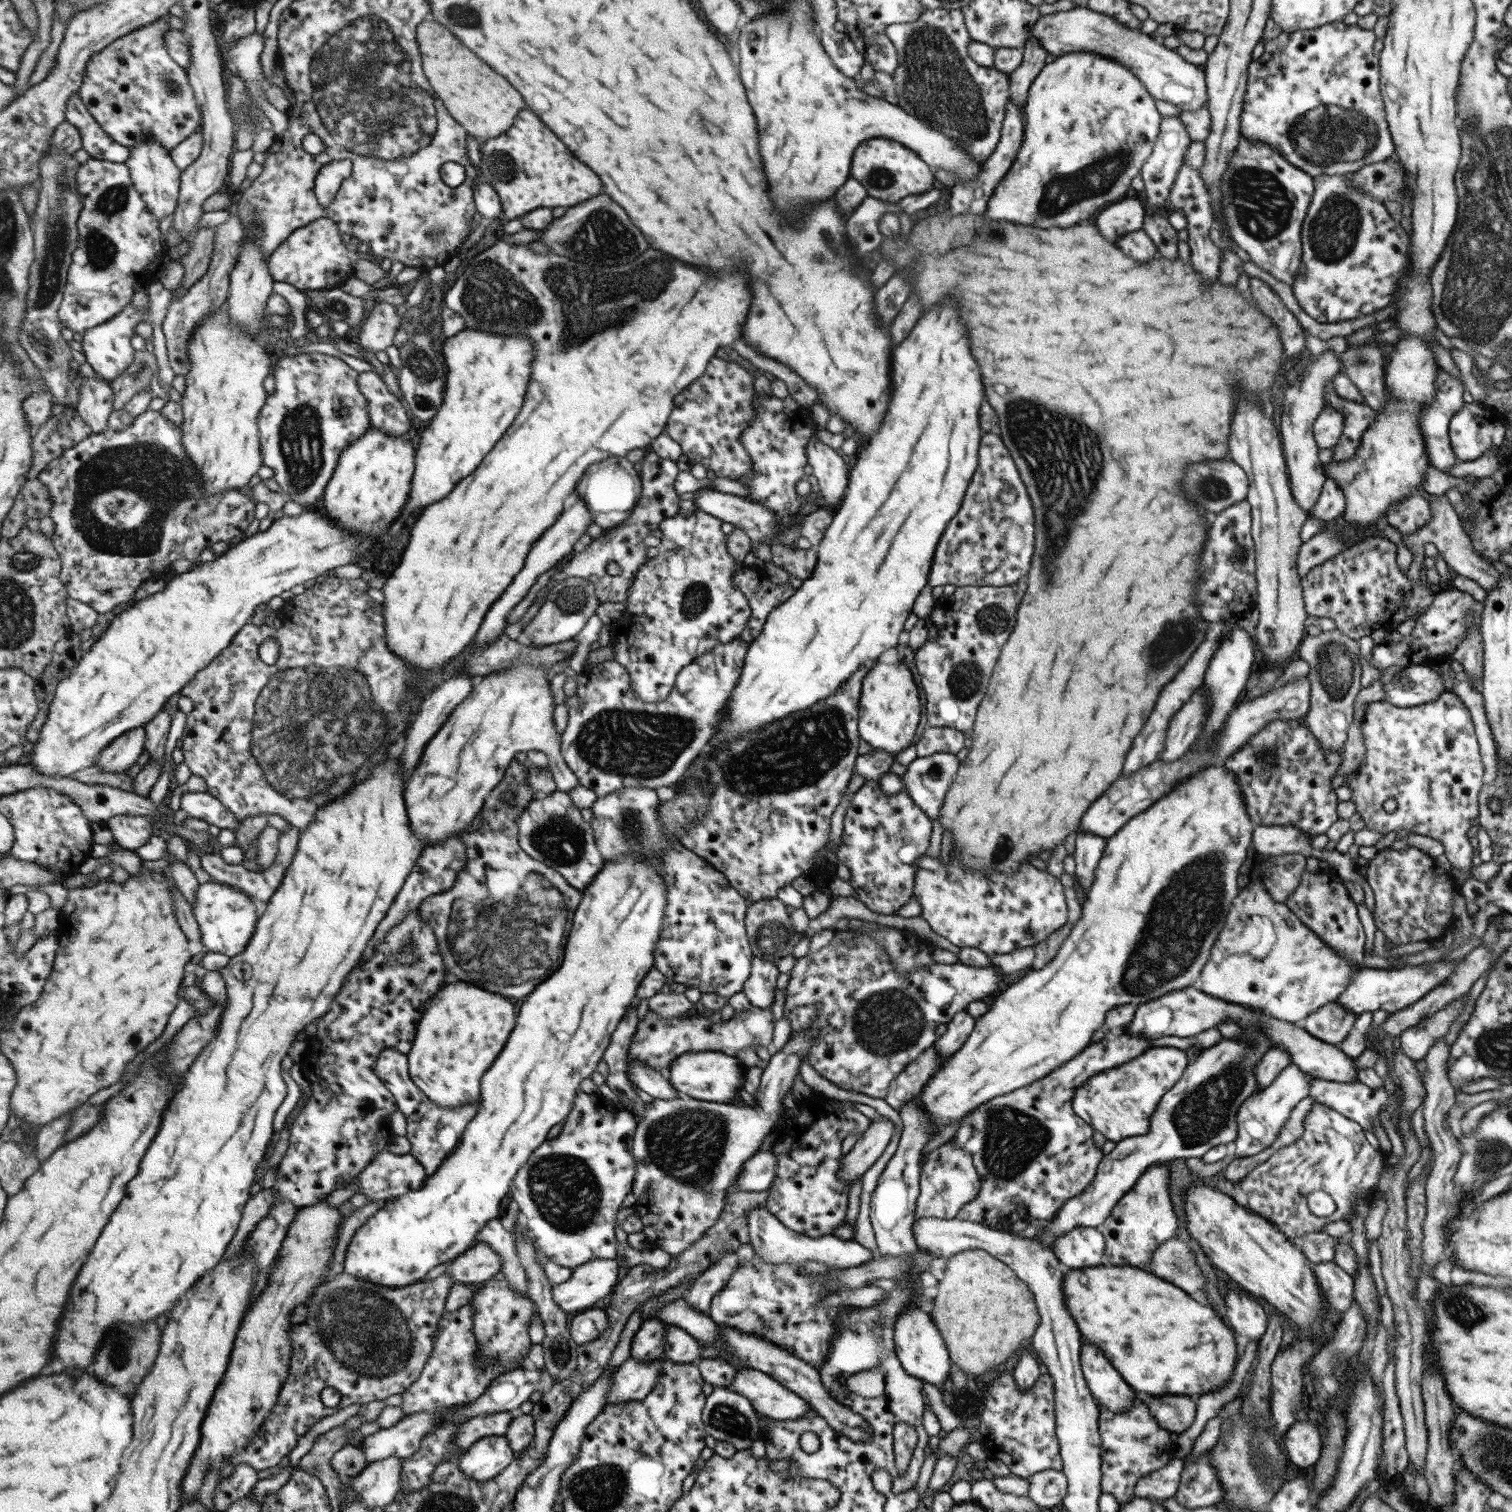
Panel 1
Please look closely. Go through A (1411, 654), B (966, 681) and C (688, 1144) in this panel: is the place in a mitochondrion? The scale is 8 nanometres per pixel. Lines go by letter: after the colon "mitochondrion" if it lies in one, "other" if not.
A: other
B: mitochondrion
C: mitochondrion

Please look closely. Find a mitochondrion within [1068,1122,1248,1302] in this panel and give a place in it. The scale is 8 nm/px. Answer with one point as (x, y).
(1177, 1264)

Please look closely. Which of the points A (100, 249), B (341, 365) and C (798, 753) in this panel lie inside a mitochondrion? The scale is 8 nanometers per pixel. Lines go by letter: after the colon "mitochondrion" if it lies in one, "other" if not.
A: mitochondrion
B: other
C: mitochondrion

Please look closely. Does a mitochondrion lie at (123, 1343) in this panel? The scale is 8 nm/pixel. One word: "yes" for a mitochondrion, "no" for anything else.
yes

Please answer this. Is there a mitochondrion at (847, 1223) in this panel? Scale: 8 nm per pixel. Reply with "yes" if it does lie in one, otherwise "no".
no

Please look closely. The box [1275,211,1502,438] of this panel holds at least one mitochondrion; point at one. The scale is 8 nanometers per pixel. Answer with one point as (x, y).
(1360, 361)

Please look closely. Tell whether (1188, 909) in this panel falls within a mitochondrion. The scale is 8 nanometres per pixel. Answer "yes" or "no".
yes

